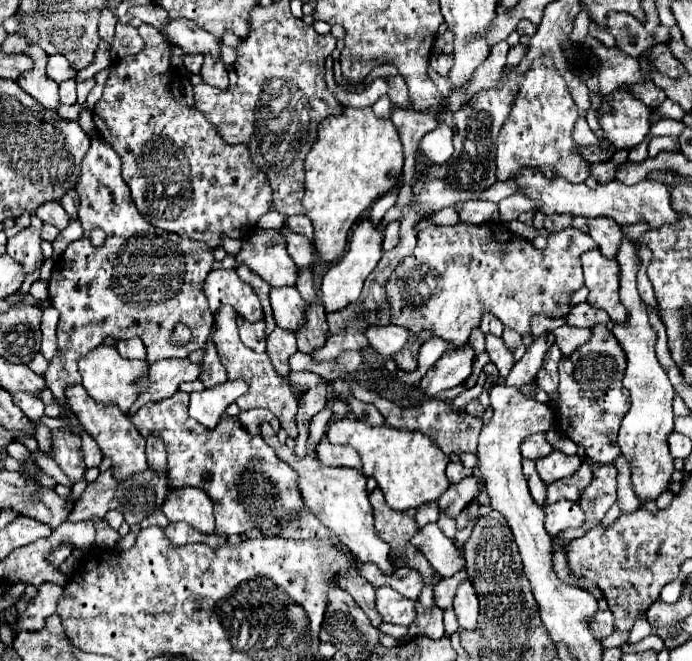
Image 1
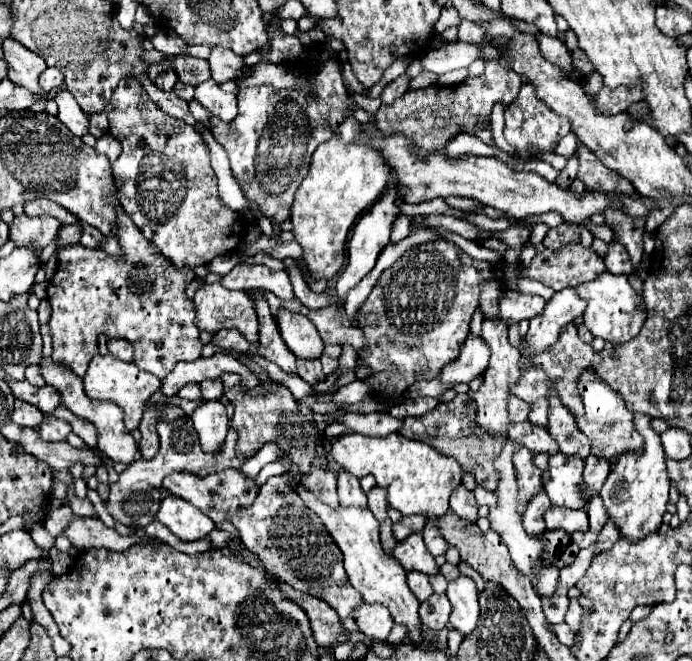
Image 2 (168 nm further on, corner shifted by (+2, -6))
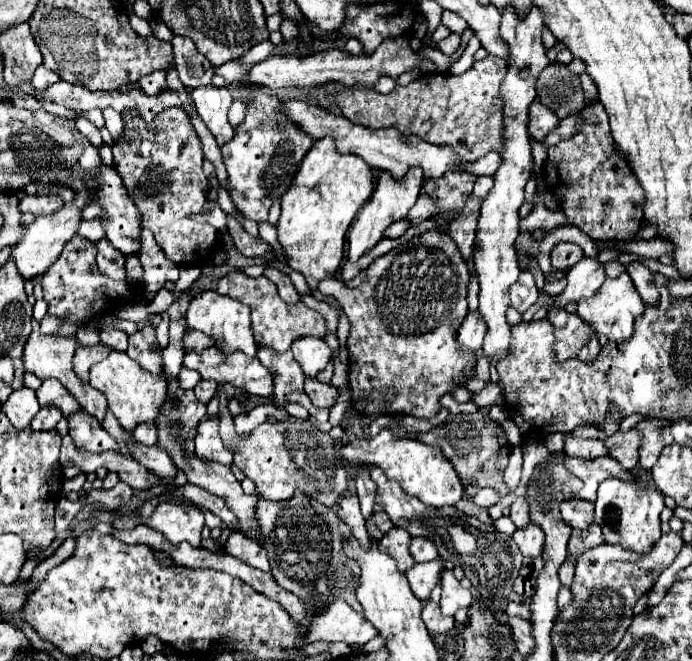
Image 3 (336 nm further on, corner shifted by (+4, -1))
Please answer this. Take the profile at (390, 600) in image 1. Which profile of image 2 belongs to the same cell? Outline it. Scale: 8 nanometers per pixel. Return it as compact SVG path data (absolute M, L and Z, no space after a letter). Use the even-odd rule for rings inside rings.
M359 604L353 616L359 632L363 632L369 640L385 642L393 626L393 618L389 610L385 610L381 604Z

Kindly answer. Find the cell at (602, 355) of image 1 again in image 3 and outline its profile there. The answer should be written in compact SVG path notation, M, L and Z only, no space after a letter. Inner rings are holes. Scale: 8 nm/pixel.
M653 419L653 423L637 423L635 429L641 433L639 465L649 471L655 465L661 449L673 443L673 437L669 433L669 421Z

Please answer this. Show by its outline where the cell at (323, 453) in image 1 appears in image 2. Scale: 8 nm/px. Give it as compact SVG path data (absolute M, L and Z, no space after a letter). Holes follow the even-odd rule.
M343 470L343 472L339 474L337 494L339 494L341 506L367 508L367 496L363 494L363 490L361 490L361 486L359 486L359 478L355 478L353 474L349 474L347 470Z

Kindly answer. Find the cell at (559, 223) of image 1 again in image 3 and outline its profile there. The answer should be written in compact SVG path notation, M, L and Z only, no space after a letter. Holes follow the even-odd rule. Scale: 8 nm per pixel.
M561 241L551 251L551 263L555 269L569 269L569 265L575 265L581 257L585 257L581 247L571 241Z

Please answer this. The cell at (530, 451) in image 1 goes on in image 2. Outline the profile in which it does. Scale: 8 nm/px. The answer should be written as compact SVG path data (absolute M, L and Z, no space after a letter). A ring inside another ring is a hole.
M521 446L515 452L513 464L517 470L517 486L519 486L519 514L523 516L523 510L527 508L527 502L531 502L531 498L535 498L535 494L539 494L539 490L543 490L543 482L541 482L541 470L533 466L531 462L533 452L527 450L525 446Z

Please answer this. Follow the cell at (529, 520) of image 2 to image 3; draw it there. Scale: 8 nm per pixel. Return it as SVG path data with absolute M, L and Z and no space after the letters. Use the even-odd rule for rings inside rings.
M529 523L525 529L517 529L513 533L513 541L517 543L517 547L521 549L521 553L525 557L537 557L543 551L543 541L545 541L545 533L539 525Z

